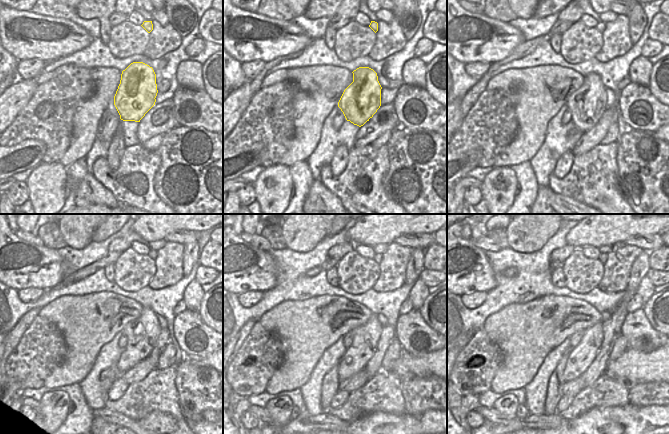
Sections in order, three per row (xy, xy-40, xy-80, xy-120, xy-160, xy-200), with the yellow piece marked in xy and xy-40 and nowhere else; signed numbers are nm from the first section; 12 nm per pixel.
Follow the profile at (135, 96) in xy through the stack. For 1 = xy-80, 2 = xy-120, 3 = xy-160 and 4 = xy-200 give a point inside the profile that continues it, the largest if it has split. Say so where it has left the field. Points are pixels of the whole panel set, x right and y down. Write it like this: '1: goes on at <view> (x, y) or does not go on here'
1: goes on at xy-80 (587, 104)
2: goes on at xy-120 (142, 333)
3: goes on at xy-160 (365, 338)
4: goes on at xy-200 (580, 357)

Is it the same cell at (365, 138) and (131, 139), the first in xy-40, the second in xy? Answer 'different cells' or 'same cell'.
different cells

